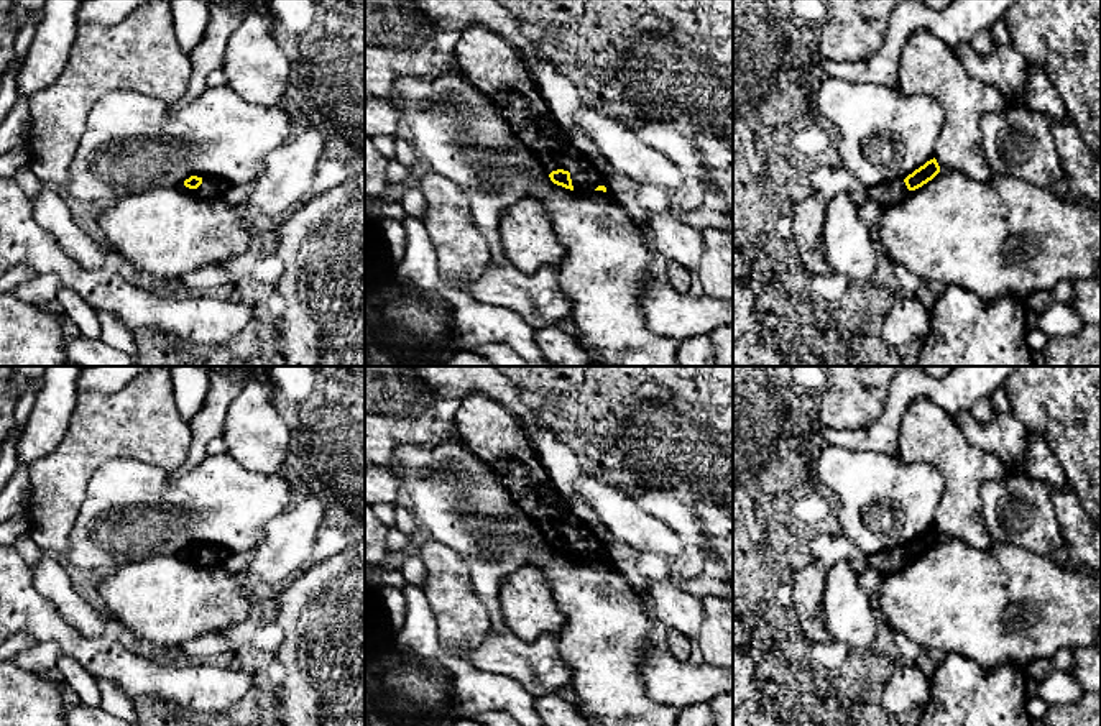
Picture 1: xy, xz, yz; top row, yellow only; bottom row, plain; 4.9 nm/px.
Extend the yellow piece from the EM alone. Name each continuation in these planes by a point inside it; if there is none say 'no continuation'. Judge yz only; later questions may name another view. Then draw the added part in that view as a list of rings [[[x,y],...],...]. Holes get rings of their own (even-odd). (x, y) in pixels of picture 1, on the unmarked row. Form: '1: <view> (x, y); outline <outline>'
1: yz (886, 562); outline [[[894,547],[868,557],[868,567],[886,577],[902,568],[909,560],[902,547]]]

